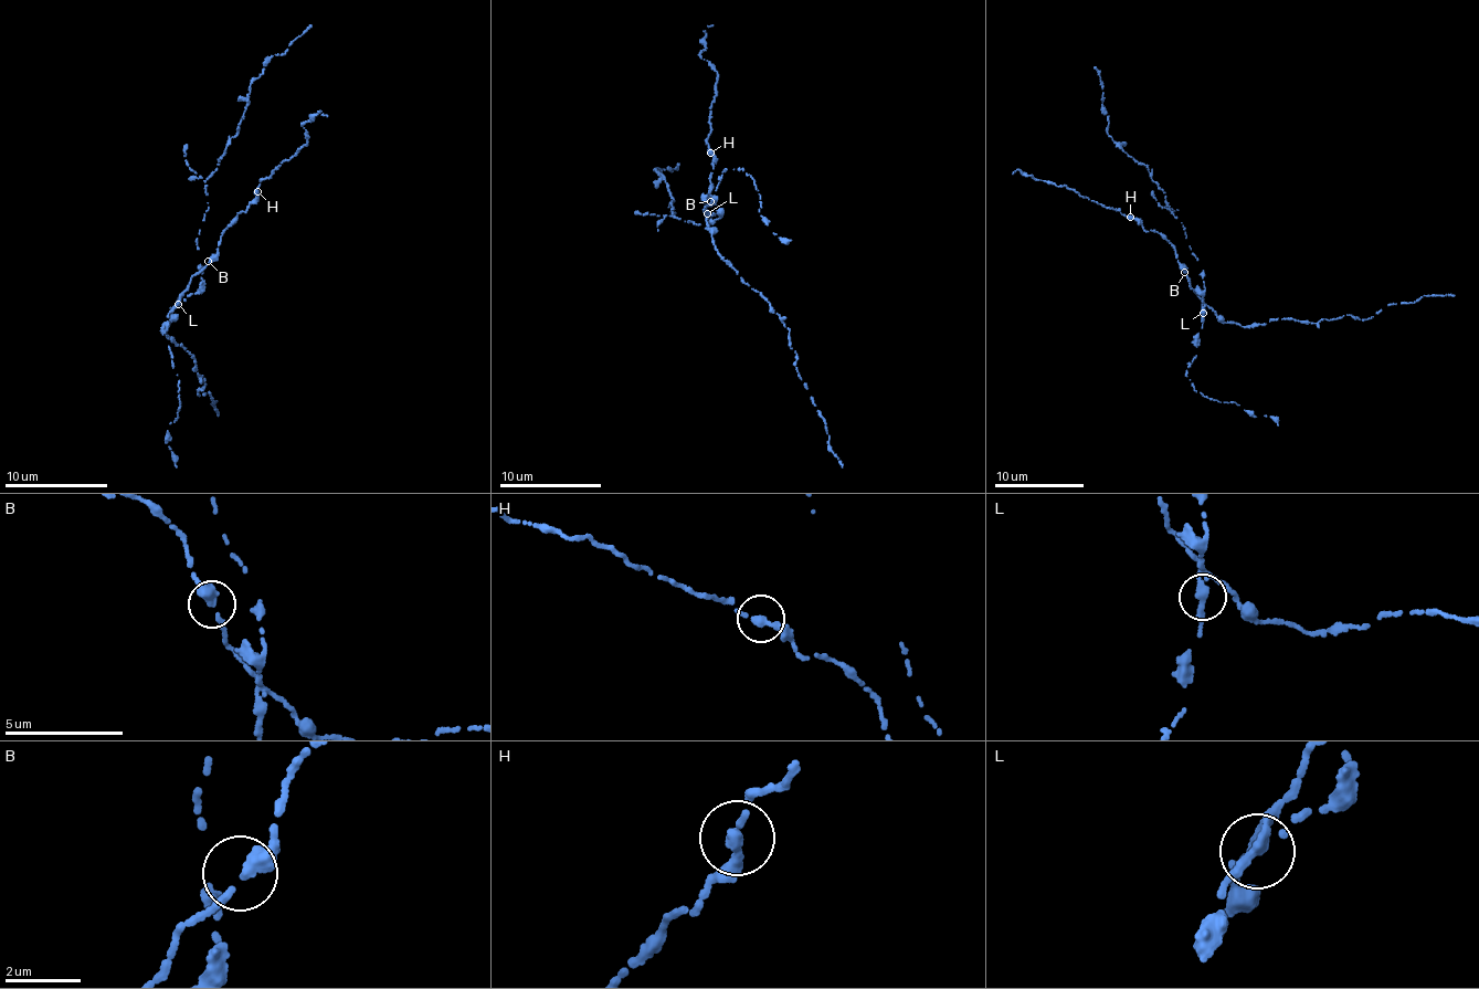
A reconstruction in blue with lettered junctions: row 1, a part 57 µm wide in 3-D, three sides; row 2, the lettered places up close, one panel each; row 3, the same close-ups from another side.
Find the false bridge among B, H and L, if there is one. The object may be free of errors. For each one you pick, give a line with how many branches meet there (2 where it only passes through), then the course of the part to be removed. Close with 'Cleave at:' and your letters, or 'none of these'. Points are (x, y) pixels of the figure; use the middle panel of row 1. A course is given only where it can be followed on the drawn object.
L: branches 2; course (707, 212), (720, 217), (700, 225), (671, 214), (675, 214), (668, 183), (655, 170), (671, 171), (677, 164)
Cleave at: L

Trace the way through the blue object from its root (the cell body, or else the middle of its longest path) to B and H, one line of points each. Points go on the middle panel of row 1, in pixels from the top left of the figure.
B: (714, 214), (707, 216), (704, 207), (710, 201)
H: (714, 214), (707, 216), (704, 207), (711, 203), (712, 198), (708, 196), (715, 158), (710, 153)

